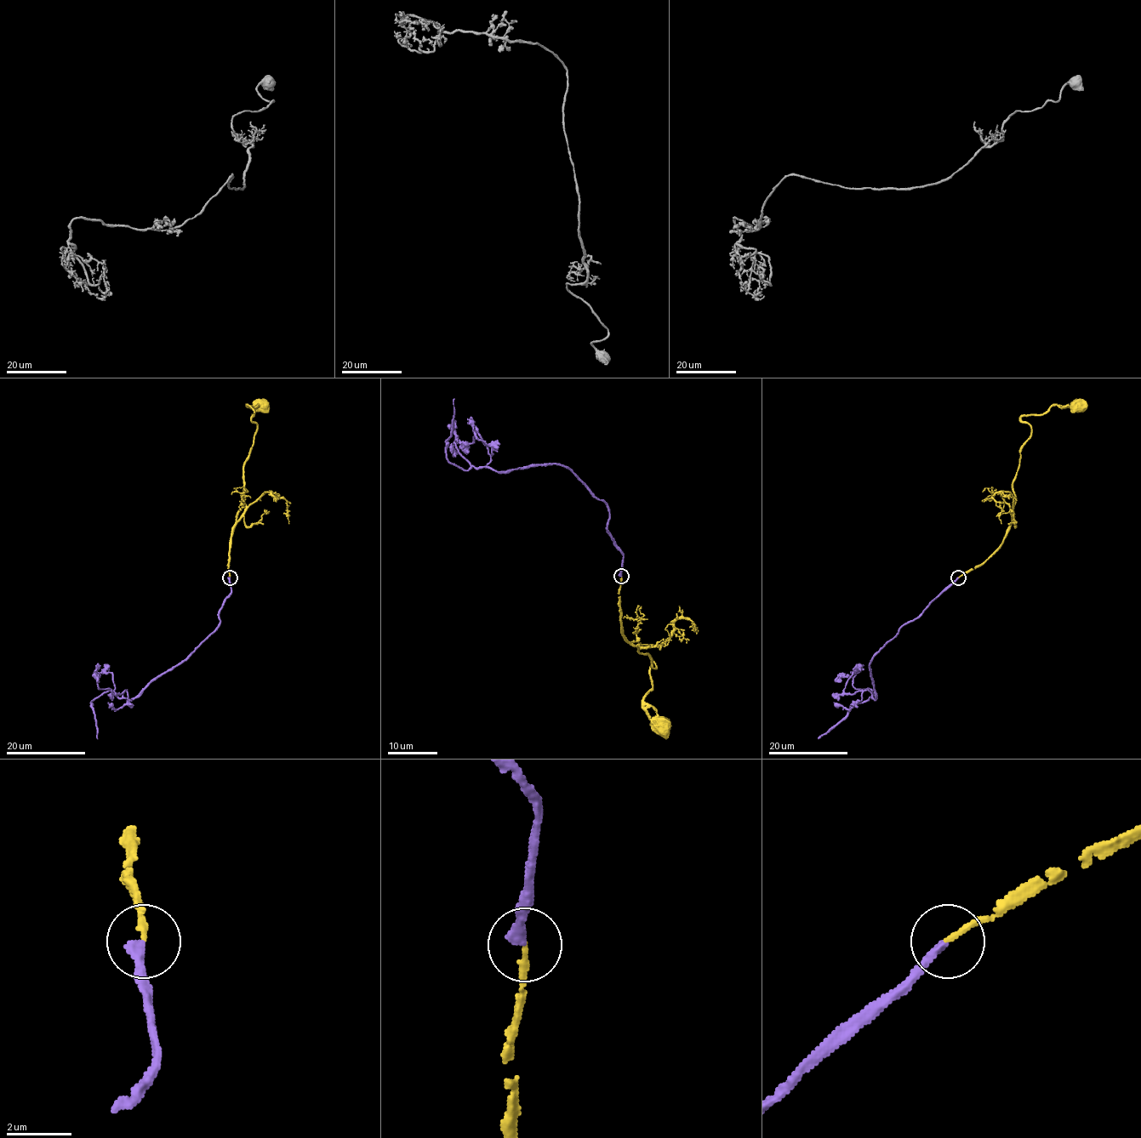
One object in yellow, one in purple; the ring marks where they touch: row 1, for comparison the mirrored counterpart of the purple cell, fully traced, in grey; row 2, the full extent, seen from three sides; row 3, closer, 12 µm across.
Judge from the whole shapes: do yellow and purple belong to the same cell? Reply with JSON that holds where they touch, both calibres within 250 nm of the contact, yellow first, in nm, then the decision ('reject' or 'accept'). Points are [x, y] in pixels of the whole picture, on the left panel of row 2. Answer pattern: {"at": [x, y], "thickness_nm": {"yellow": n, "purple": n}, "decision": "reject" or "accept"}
{"at": [230, 577], "thickness_nm": {"yellow": 170, "purple": 280}, "decision": "accept"}

